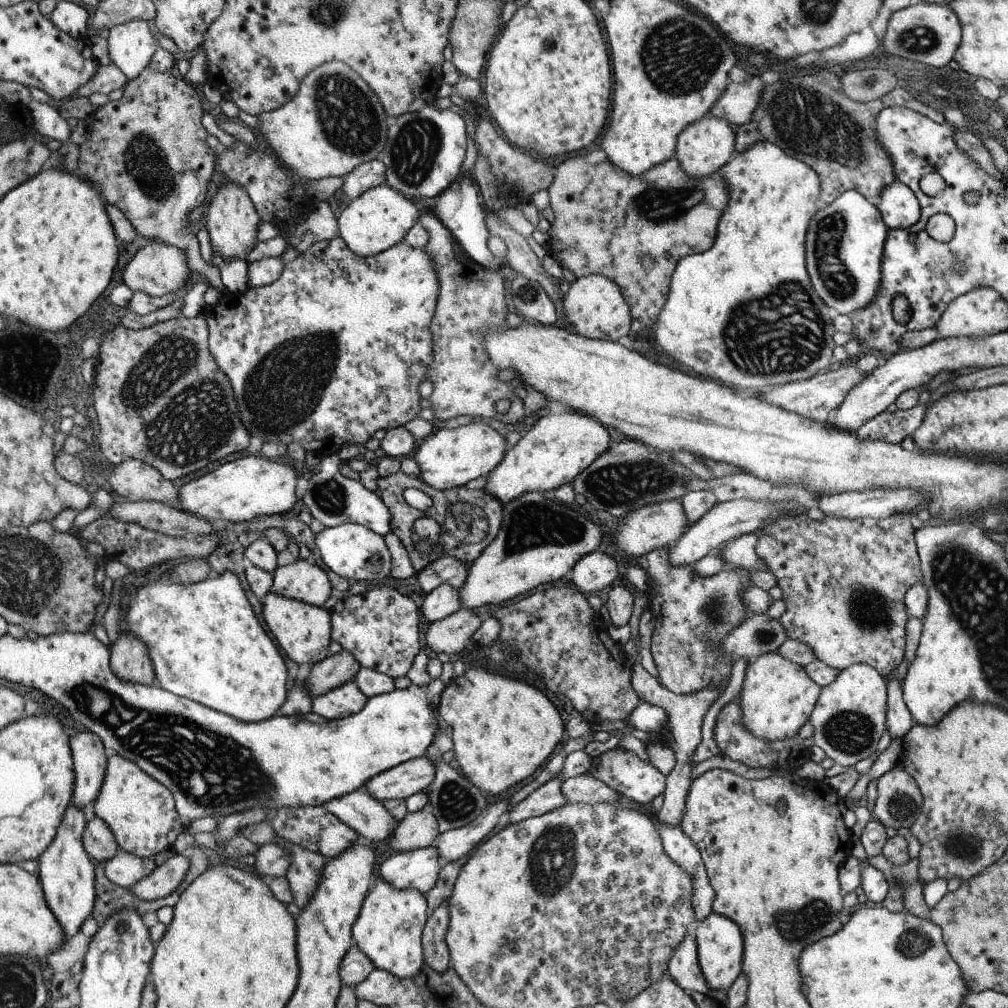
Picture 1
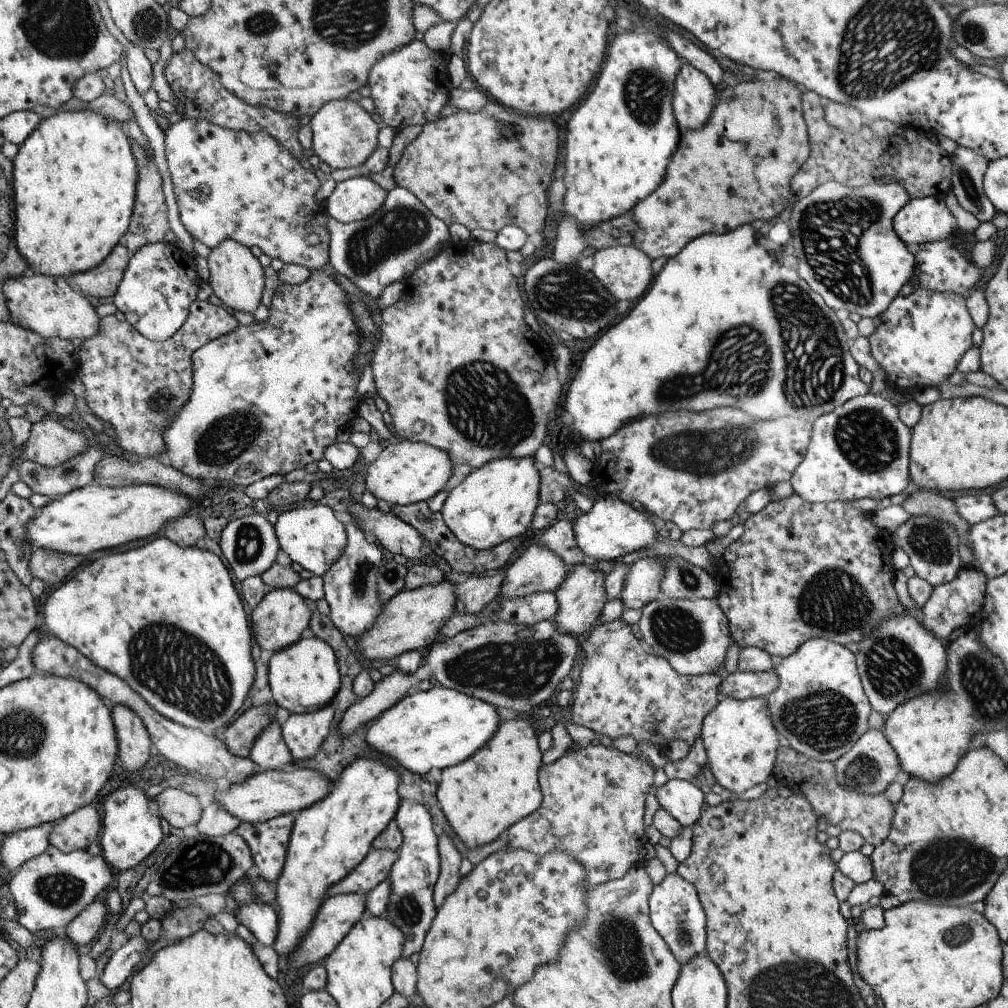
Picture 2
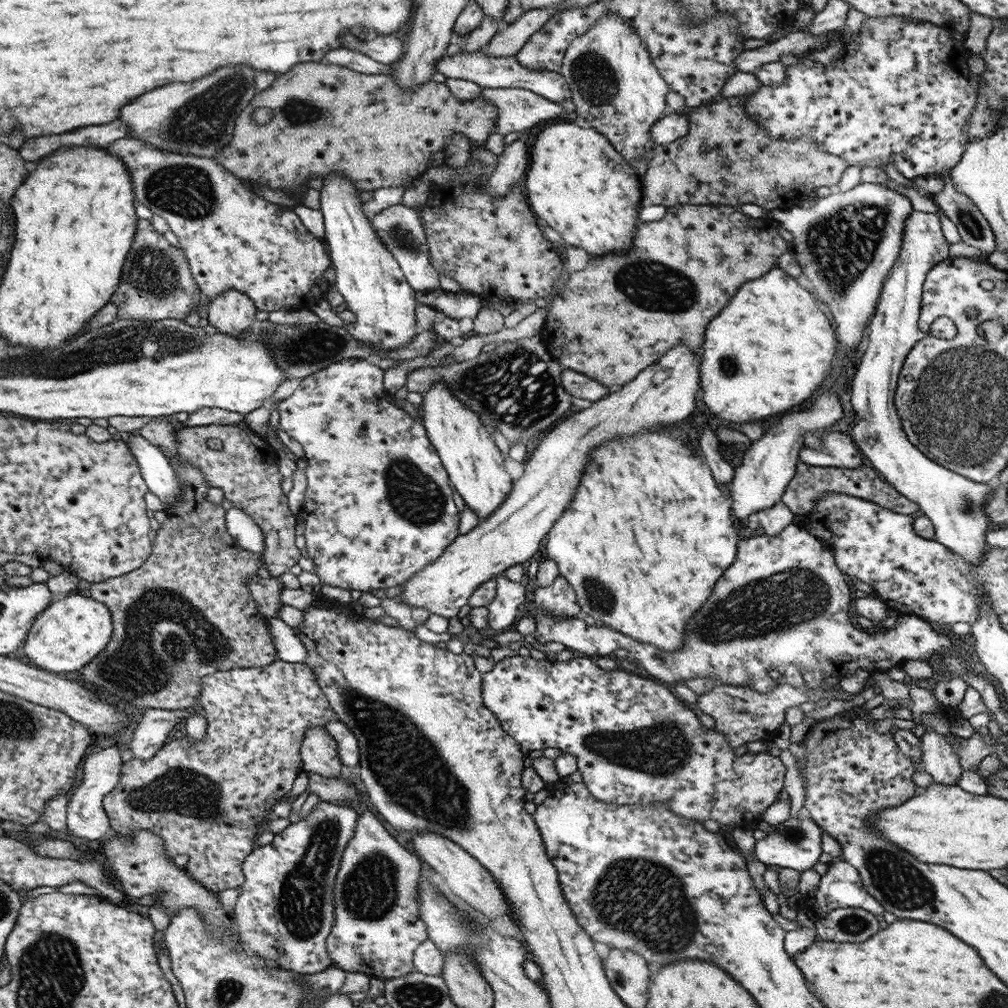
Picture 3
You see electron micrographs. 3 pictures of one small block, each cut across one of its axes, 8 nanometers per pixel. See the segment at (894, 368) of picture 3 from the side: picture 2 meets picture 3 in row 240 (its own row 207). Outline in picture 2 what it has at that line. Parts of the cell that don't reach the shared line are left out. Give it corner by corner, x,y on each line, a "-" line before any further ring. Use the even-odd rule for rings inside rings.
942,197
910,199
894,216
894,232
906,245
926,245
936,240
948,240
959,232
956,218

